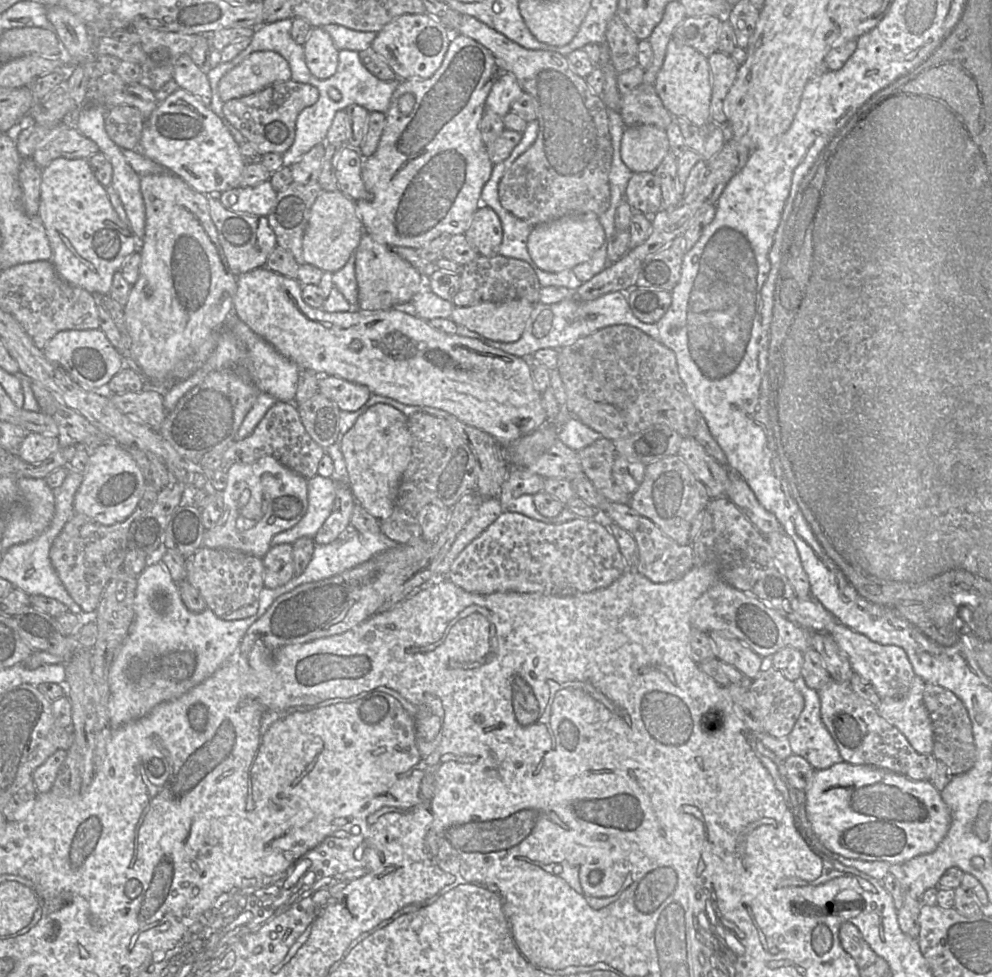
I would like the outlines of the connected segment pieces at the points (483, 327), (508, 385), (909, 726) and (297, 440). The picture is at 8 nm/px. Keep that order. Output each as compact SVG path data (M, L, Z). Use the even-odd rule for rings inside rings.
M526 299L482 302L455 307L450 319L486 339L515 342L522 336L533 308L534 304Z
M260 267L238 276L233 314L301 369L367 386L372 394L405 405L438 408L491 434L501 444L532 434L546 422L541 394L533 383L530 356L514 356L478 339L440 332L426 320L400 310L327 312L312 308L304 302L302 285L296 279Z
M914 676L906 695L881 699L880 715L895 726L920 754L930 754L934 747L933 725L923 700L926 682Z
M277 401L250 435L232 442L215 459L202 459L199 464L189 464L187 472L201 473L216 491L222 492L227 485L228 470L233 464L251 464L264 456L271 456L295 473L310 479L318 475L318 464L325 454L326 449L318 445L307 433L298 409L292 404Z

